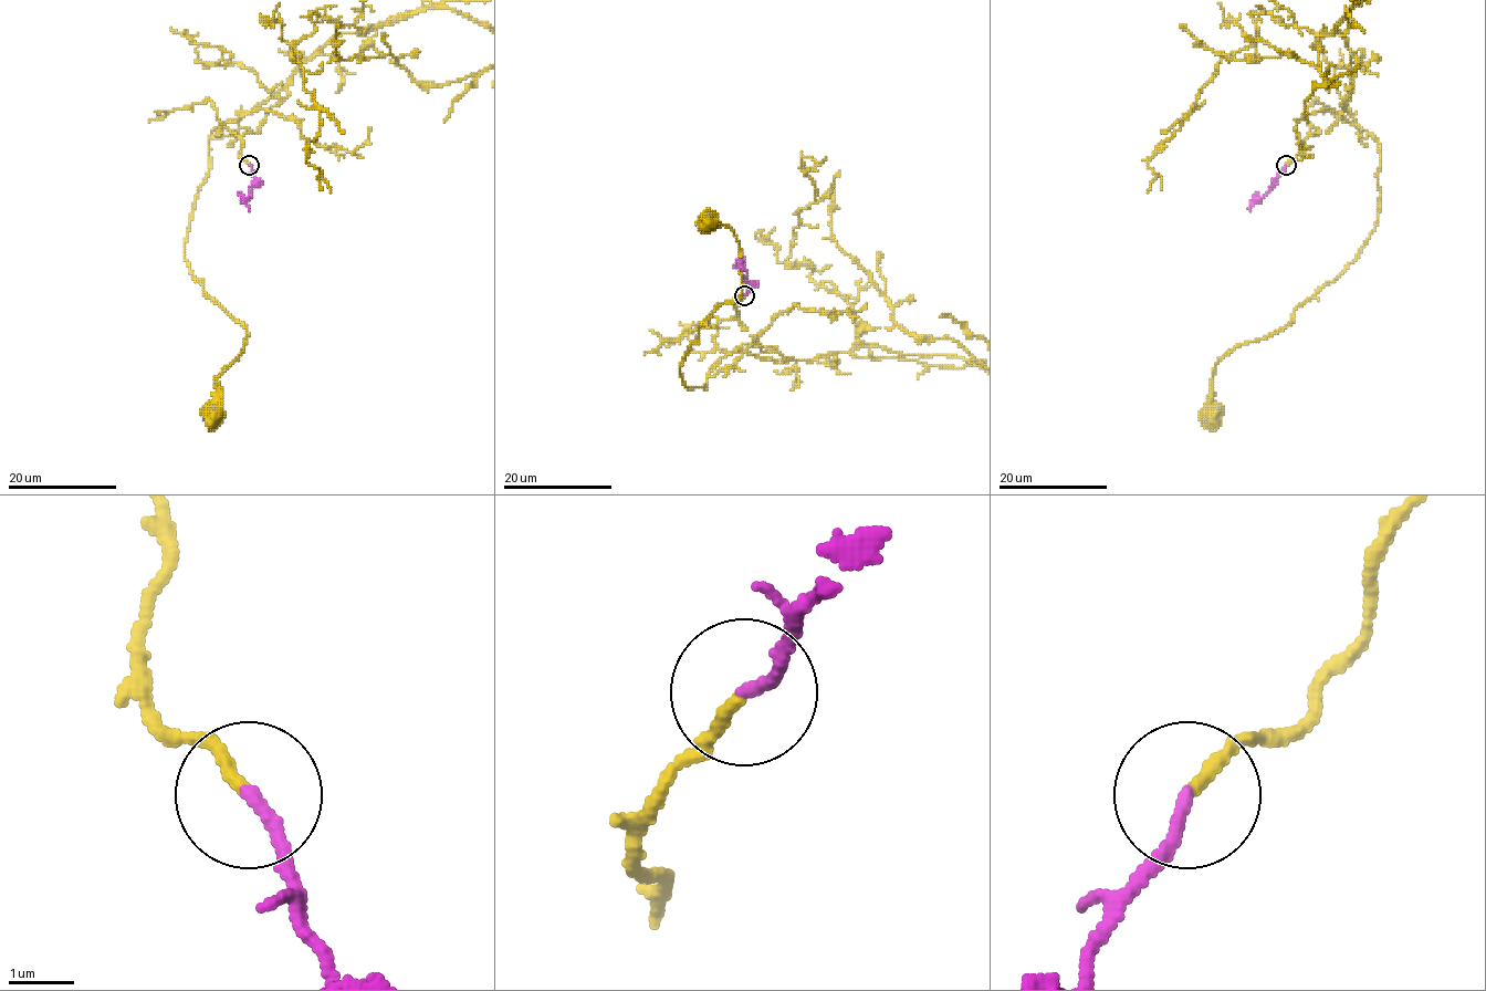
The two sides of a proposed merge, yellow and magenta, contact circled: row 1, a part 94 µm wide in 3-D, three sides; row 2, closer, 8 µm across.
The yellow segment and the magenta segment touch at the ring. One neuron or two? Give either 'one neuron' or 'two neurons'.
one neuron

